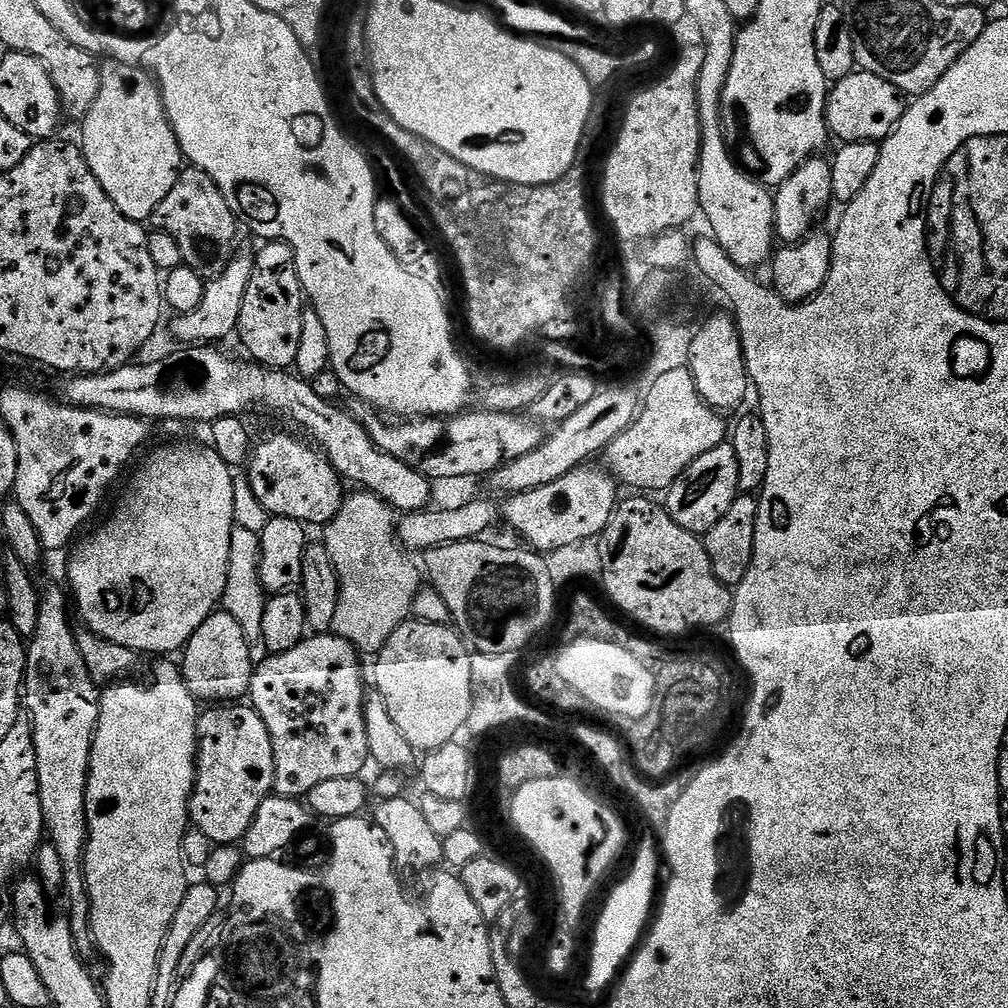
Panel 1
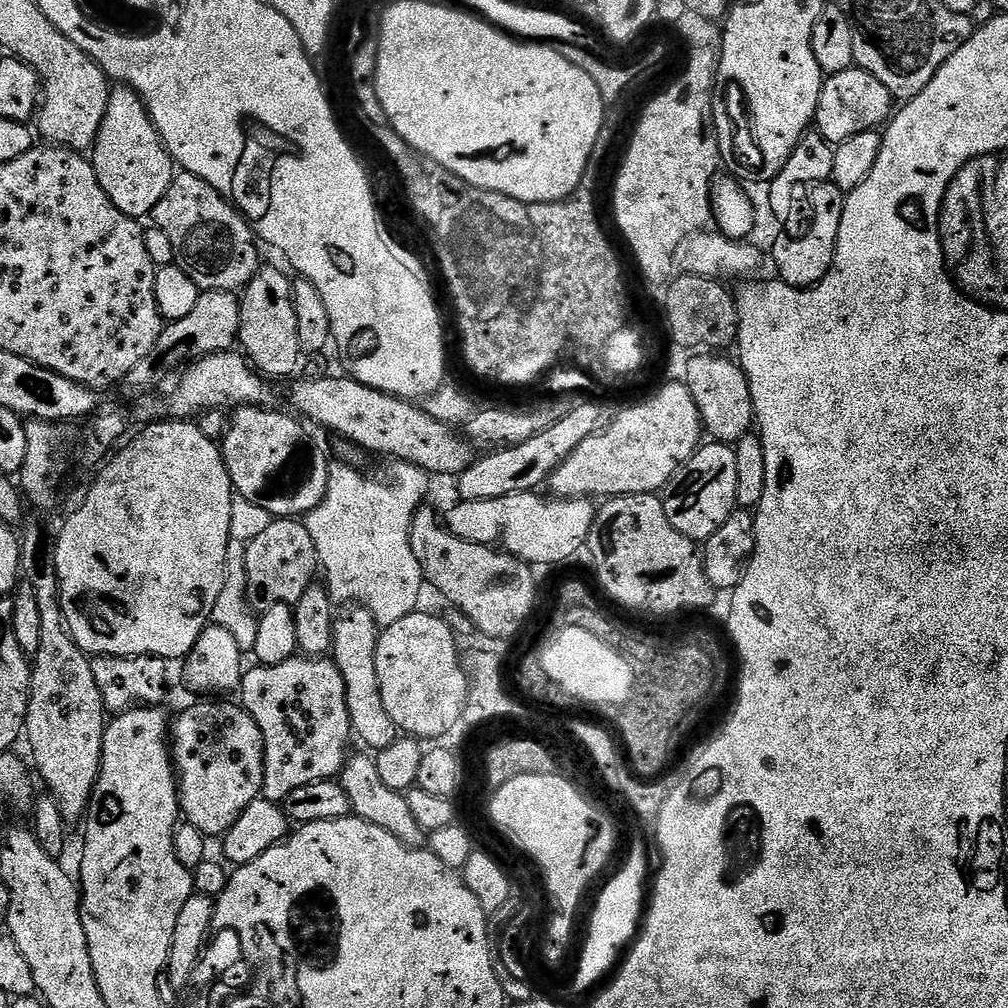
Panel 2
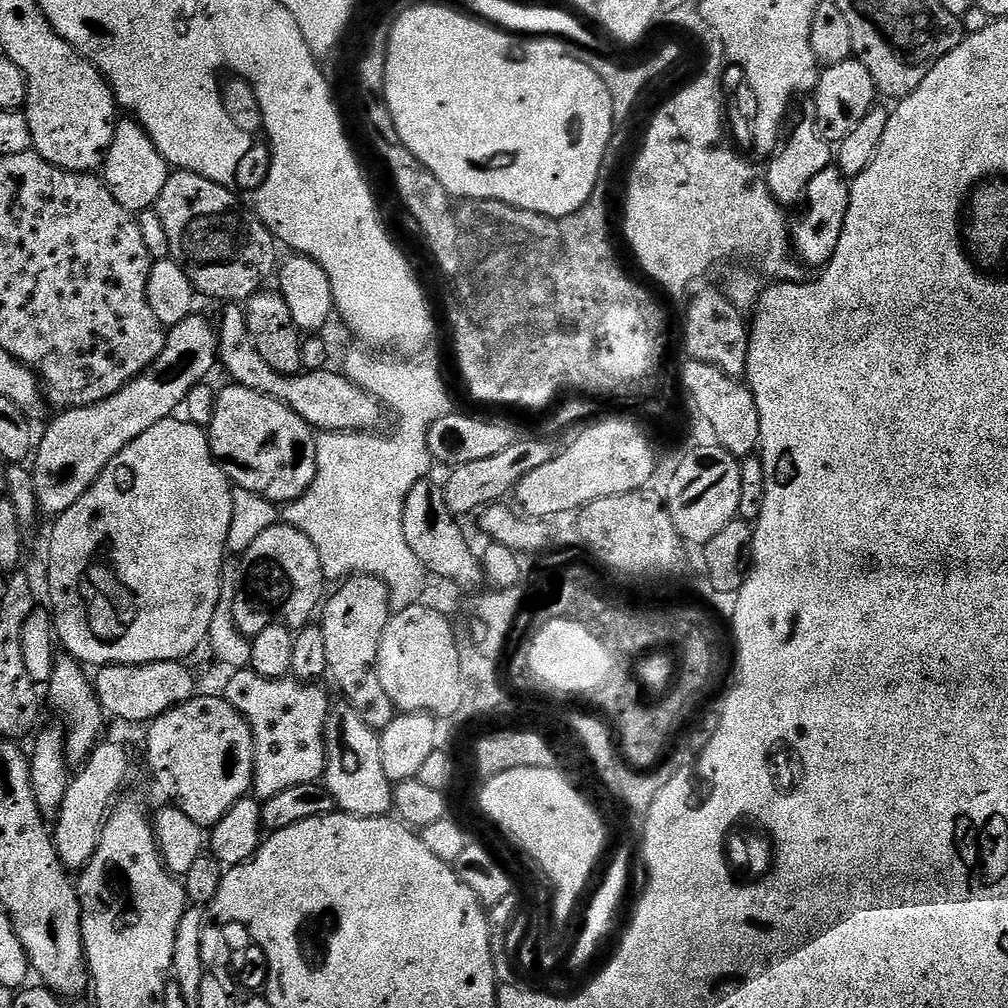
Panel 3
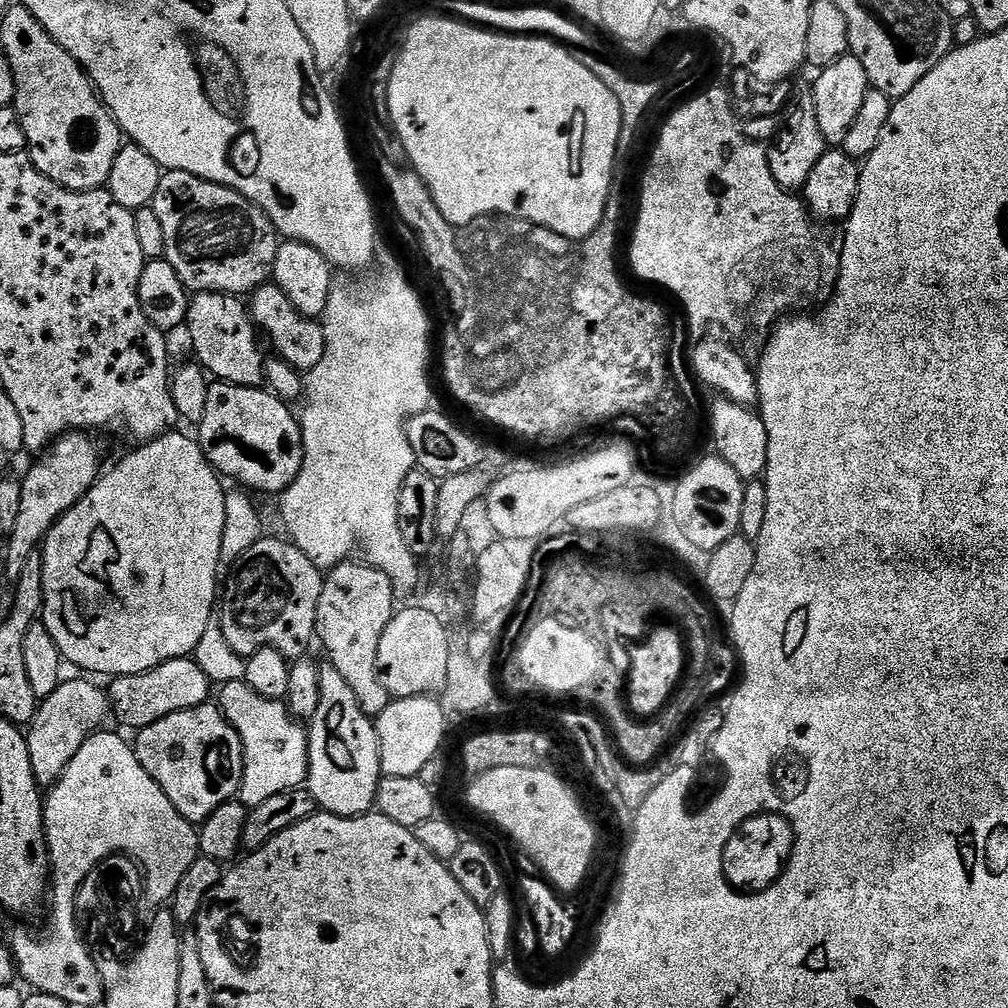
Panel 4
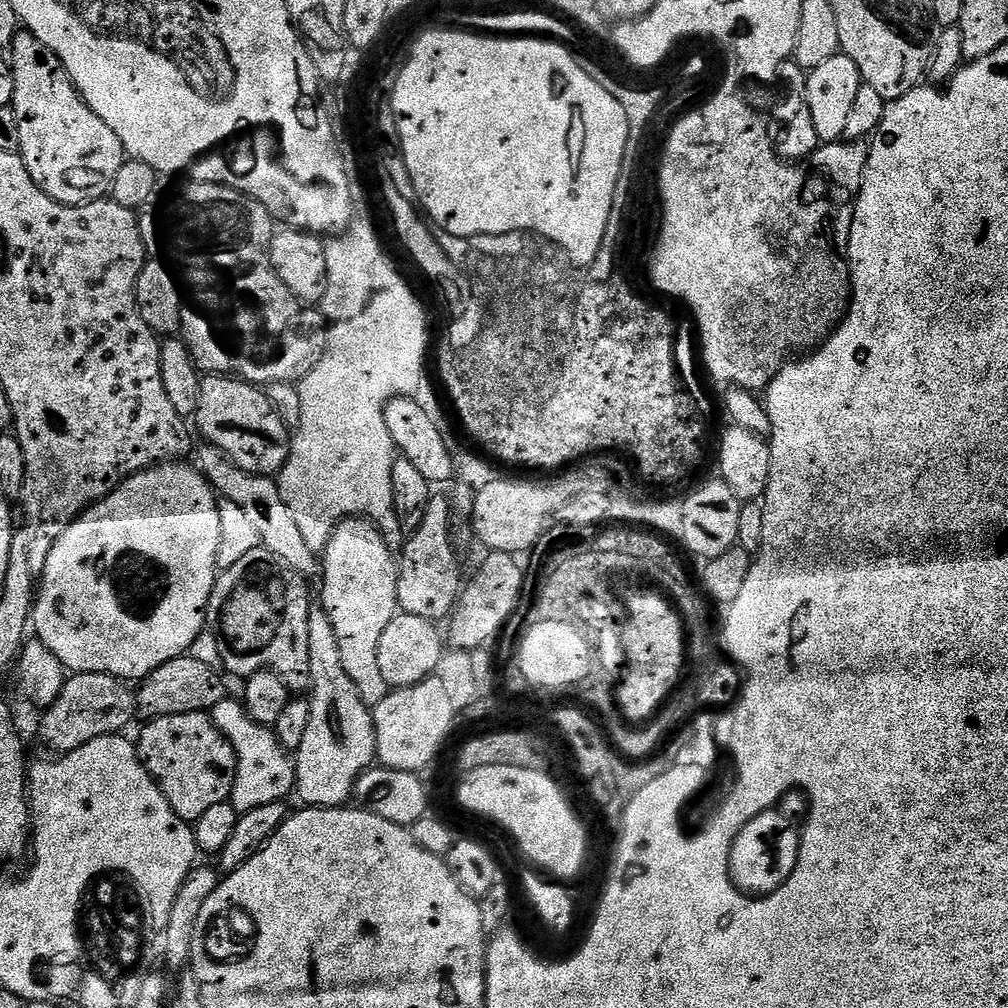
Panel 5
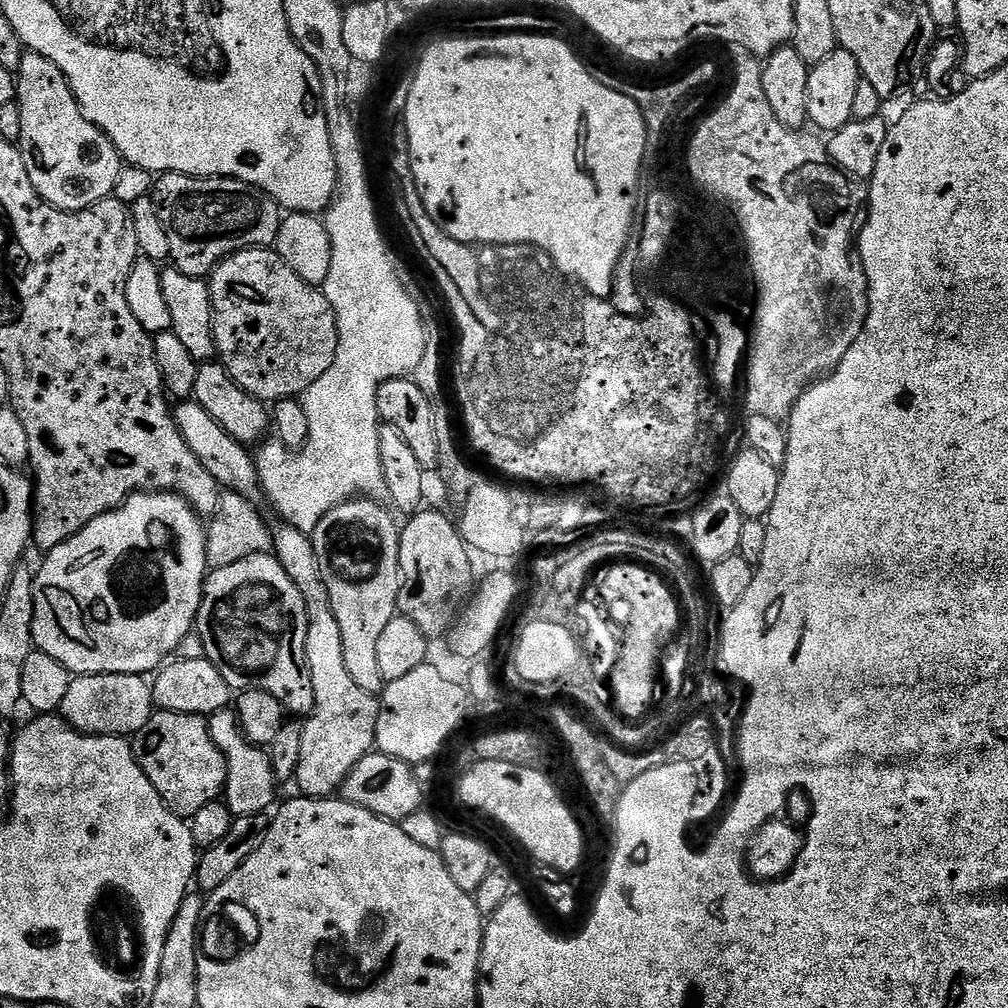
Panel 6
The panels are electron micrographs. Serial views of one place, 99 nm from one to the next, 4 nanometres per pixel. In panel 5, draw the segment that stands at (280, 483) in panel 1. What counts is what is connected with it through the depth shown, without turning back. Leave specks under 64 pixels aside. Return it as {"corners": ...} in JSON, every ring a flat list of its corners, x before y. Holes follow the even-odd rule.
{"corners":[[208,374,201,379,194,423,200,427,207,443,218,446,218,450,225,452,242,470,275,477,292,453,289,425,274,410,267,391,243,378,232,378,228,374]]}

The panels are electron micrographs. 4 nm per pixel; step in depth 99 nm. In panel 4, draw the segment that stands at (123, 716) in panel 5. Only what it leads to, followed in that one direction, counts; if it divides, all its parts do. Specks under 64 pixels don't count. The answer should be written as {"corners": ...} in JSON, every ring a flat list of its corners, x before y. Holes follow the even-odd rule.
{"corners":[[65,679,54,690,54,694,43,697,36,709,36,716,27,725,26,735,30,750,30,766,34,766,34,778,40,783,41,789,50,790,60,775,70,766,74,754,82,750,82,746,97,732,113,715,112,702,103,687,91,684,88,680]]}

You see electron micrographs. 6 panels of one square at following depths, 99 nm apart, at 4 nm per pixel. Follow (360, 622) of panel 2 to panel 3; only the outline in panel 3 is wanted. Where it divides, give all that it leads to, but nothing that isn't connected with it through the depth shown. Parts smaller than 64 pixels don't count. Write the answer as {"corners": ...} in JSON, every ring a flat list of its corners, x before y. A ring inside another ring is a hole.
{"corners":[[373,576,347,577,337,588,340,589,323,601,322,615,318,620,322,638,326,638,328,676,344,695,341,697,360,715,366,726,383,730,390,726,390,722,398,714,394,702,390,702,386,690,382,690,376,669,378,646,382,642,382,634,390,615,388,588,384,581]]}

